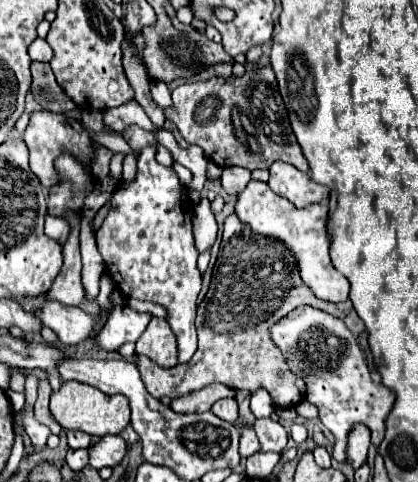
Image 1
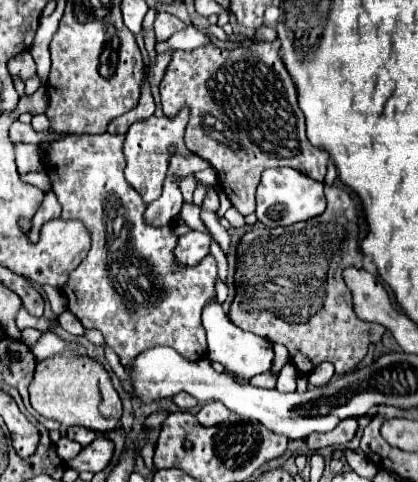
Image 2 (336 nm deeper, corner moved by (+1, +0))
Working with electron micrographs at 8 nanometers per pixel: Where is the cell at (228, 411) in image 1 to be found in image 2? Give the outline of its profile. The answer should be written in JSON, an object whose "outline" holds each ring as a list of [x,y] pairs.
{"outline":[[[212,401],[208,405],[204,405],[200,411],[198,411],[198,421],[206,427],[210,425],[218,425],[222,421],[226,421],[230,417],[230,409],[224,407],[224,403],[218,403],[218,401]]]}

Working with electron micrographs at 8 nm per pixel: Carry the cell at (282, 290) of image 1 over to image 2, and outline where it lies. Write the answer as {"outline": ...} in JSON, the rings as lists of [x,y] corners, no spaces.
{"outline":[[[326,187],[326,201],[326,211],[314,219],[294,223],[290,227],[254,225],[254,229],[242,235],[236,247],[236,295],[230,305],[228,319],[242,331],[258,333],[270,343],[282,343],[290,351],[290,359],[300,375],[310,373],[324,361],[330,361],[336,367],[338,375],[346,375],[366,357],[368,345],[378,343],[386,331],[382,325],[362,321],[354,315],[352,297],[342,283],[342,269],[360,265],[360,251],[356,241],[358,213],[354,201],[350,193],[340,187]]]}

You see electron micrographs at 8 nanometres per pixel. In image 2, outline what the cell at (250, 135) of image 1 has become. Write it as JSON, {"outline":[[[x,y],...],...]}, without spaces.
{"outline":[[[278,41],[252,43],[250,47],[236,47],[232,51],[224,51],[216,45],[204,45],[192,51],[174,51],[160,85],[160,97],[164,115],[176,115],[180,107],[190,109],[184,143],[192,153],[200,155],[216,169],[218,183],[242,215],[254,211],[254,193],[260,183],[262,171],[268,167],[292,167],[316,181],[324,181],[330,157],[328,153],[310,145],[310,141],[306,139],[304,115],[296,103],[294,83],[280,59]]]}

